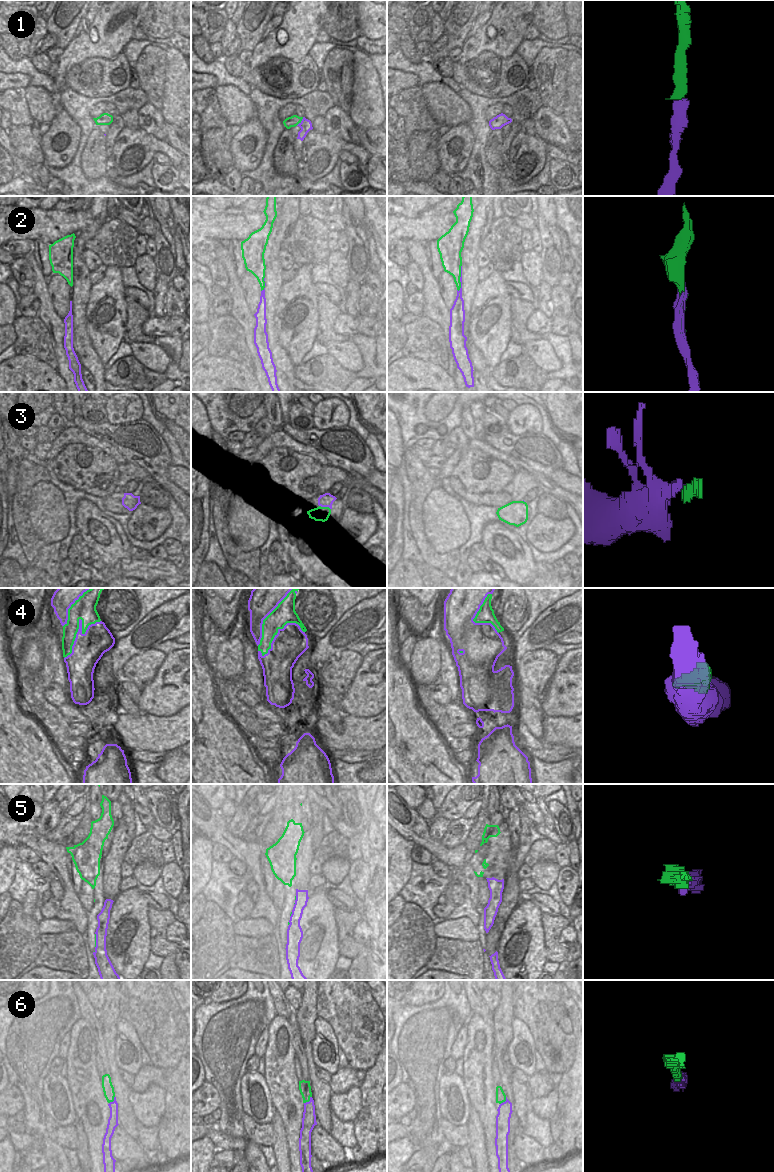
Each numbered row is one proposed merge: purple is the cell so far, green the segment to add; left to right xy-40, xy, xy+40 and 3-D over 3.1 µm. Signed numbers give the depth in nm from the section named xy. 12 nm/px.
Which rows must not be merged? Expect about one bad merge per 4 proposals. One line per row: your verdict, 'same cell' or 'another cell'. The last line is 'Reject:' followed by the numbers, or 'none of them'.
1: same cell
2: same cell
3: same cell
4: same cell
5: another cell
6: same cell
Reject: 5

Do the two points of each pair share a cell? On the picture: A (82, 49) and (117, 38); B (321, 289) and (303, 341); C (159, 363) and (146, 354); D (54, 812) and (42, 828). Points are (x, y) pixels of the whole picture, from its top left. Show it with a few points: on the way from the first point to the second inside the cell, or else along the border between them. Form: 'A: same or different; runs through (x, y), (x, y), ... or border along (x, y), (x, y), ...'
A: same; runs through (91, 49), (101, 49), (108, 45)
B: different; border along (313, 283), (318, 296)
C: same; runs through (156, 360), (149, 354)
D: same; runs through (49, 815), (43, 823)

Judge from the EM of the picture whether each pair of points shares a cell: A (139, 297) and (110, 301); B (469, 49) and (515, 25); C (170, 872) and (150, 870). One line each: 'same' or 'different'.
A: different
B: same
C: different

